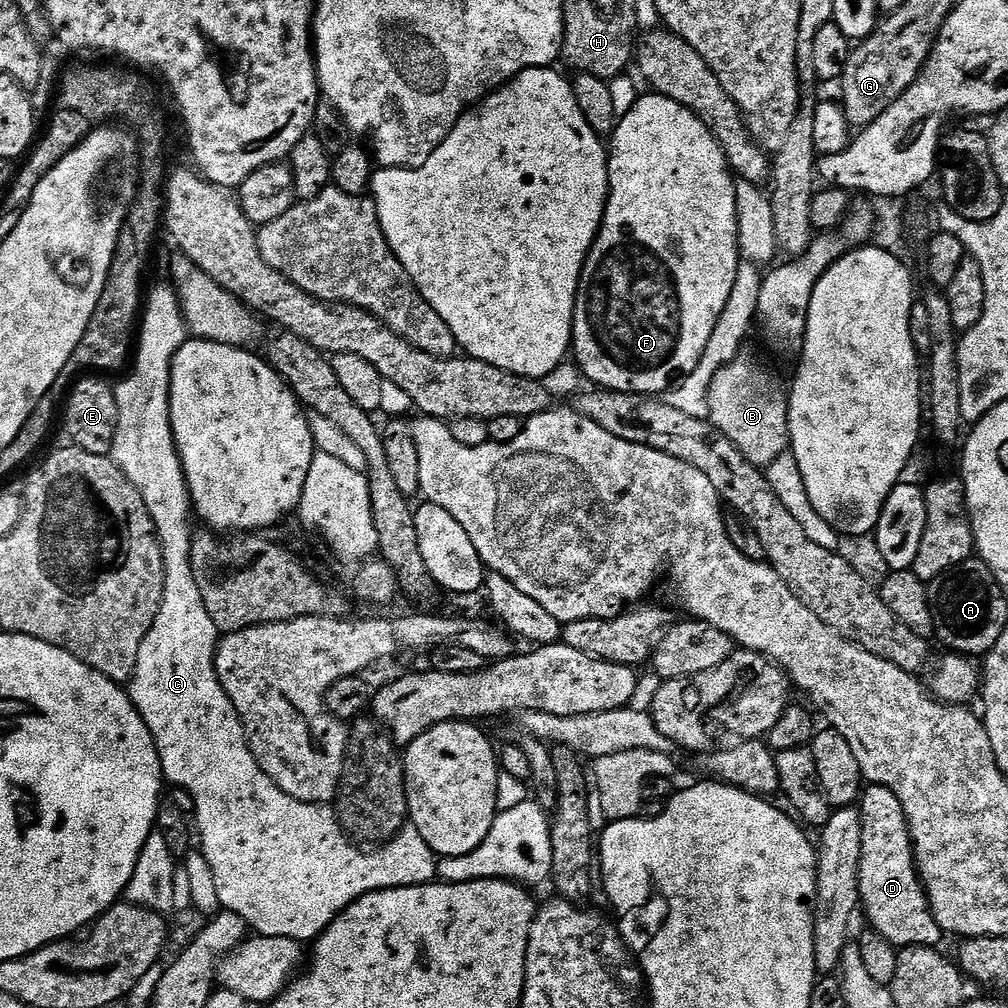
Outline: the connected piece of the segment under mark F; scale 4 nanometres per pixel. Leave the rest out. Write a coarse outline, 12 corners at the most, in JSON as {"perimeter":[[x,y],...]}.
{"perimeter":[[686,106],[610,137],[574,360],[656,398],[742,263],[737,181]]}

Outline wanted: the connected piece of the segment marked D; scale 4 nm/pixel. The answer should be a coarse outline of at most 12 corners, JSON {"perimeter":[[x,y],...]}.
{"perimeter":[[868,784],[862,912],[897,948],[936,948],[902,802]]}

